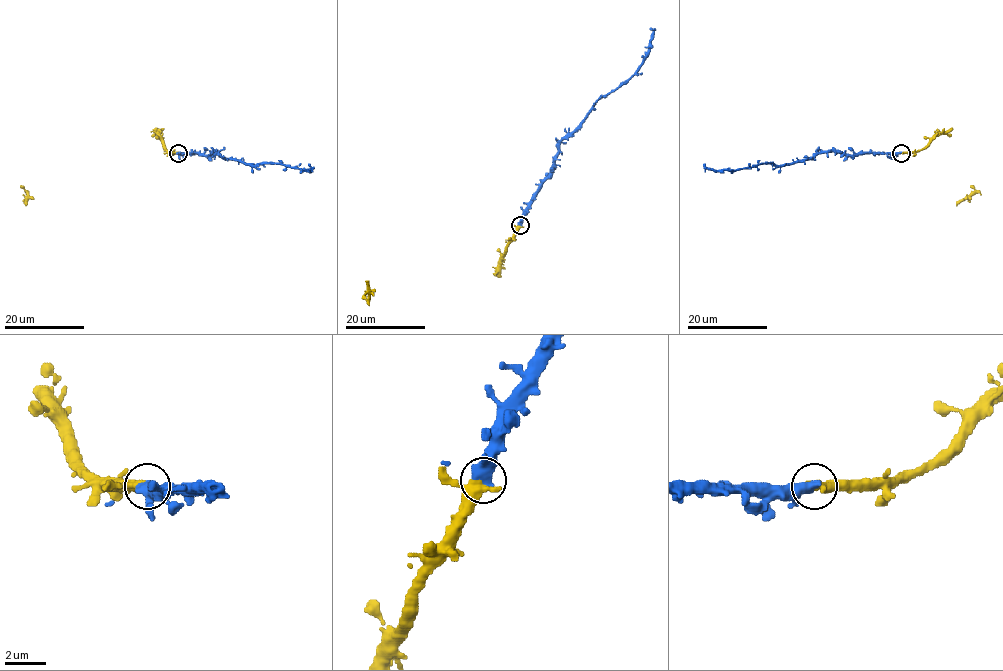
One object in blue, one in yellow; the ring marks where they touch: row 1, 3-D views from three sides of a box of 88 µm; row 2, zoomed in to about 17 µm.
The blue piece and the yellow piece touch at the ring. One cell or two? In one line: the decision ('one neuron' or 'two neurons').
one neuron

